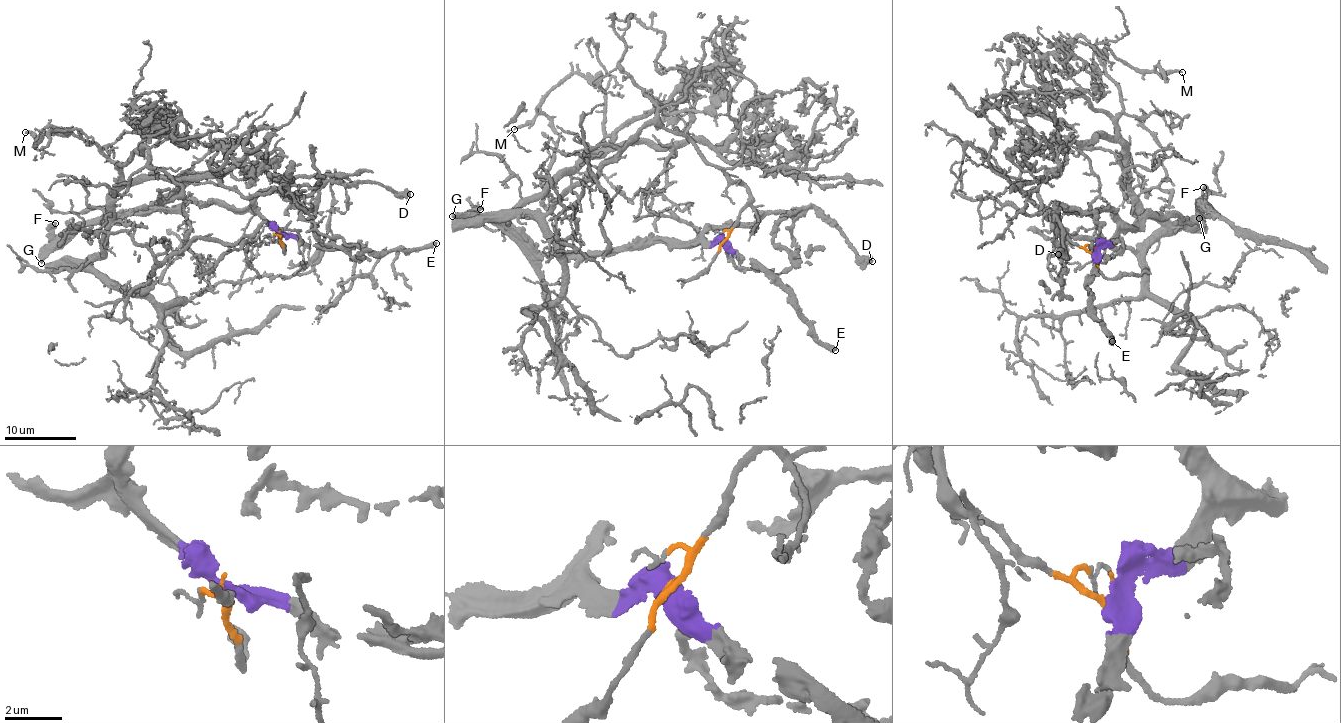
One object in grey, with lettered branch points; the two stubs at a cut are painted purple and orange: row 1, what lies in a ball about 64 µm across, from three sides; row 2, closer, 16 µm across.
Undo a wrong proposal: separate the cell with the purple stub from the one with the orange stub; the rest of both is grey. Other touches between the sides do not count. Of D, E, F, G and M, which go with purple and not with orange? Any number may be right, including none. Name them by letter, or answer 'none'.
D, E, F, G

